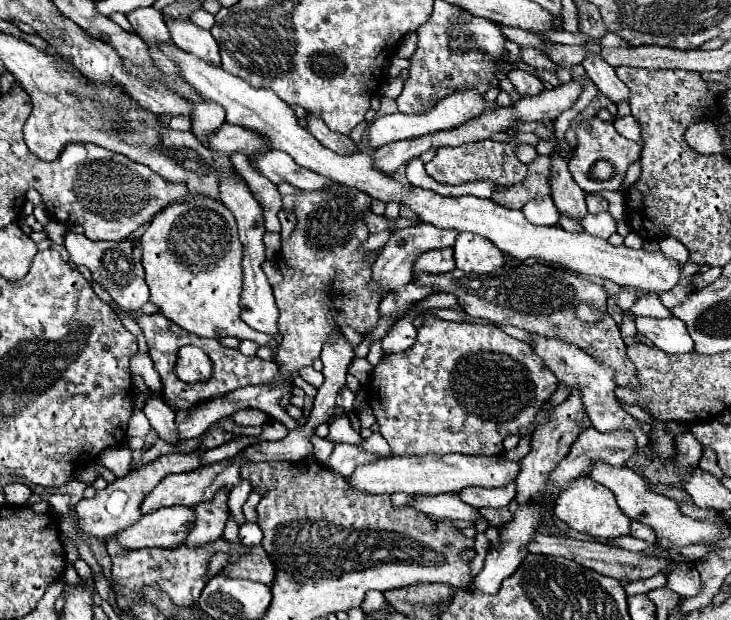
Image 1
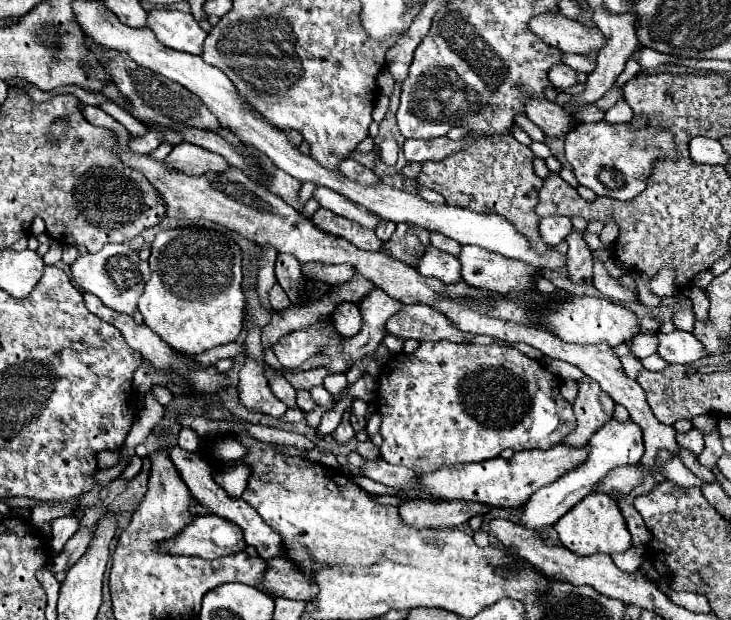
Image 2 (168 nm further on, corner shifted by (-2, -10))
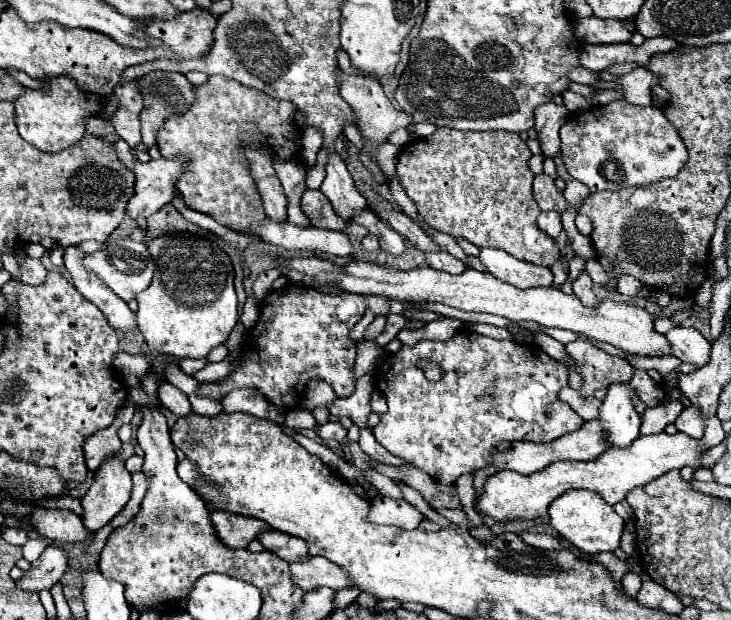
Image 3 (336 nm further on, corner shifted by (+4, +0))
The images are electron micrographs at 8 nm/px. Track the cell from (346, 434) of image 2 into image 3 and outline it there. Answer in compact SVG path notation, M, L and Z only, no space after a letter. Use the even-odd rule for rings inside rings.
M328 422L328 424L322 424L316 428L316 434L322 438L322 440L336 440L340 442L342 446L346 444L346 428L338 422Z

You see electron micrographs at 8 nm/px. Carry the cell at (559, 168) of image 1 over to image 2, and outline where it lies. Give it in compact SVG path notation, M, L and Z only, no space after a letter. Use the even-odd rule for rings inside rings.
M574 230L566 238L568 242L568 266L566 272L572 282L576 284L590 284L592 282L592 252L584 242L584 234Z

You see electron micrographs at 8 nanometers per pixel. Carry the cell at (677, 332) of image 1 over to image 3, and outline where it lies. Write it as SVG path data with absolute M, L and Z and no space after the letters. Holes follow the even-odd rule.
M676 326L666 336L670 340L672 354L682 362L694 364L696 368L702 368L704 364L708 364L710 342L696 328Z

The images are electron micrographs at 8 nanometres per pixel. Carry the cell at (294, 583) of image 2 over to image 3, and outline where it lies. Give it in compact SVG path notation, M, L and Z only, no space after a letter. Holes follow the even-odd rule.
M308 556L304 562L290 564L290 572L294 584L298 584L304 592L320 586L328 586L332 590L342 590L348 586L348 574L344 574L340 566L332 566L328 558L320 556Z

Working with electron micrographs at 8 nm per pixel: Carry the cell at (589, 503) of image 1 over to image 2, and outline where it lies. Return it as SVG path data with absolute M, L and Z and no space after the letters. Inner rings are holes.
M594 492L586 496L580 504L576 504L568 514L564 514L556 524L554 524L560 542L576 552L578 556L590 556L596 552L612 554L612 552L624 552L628 550L630 544L630 532L626 528L626 520L618 508L618 504L604 492Z

